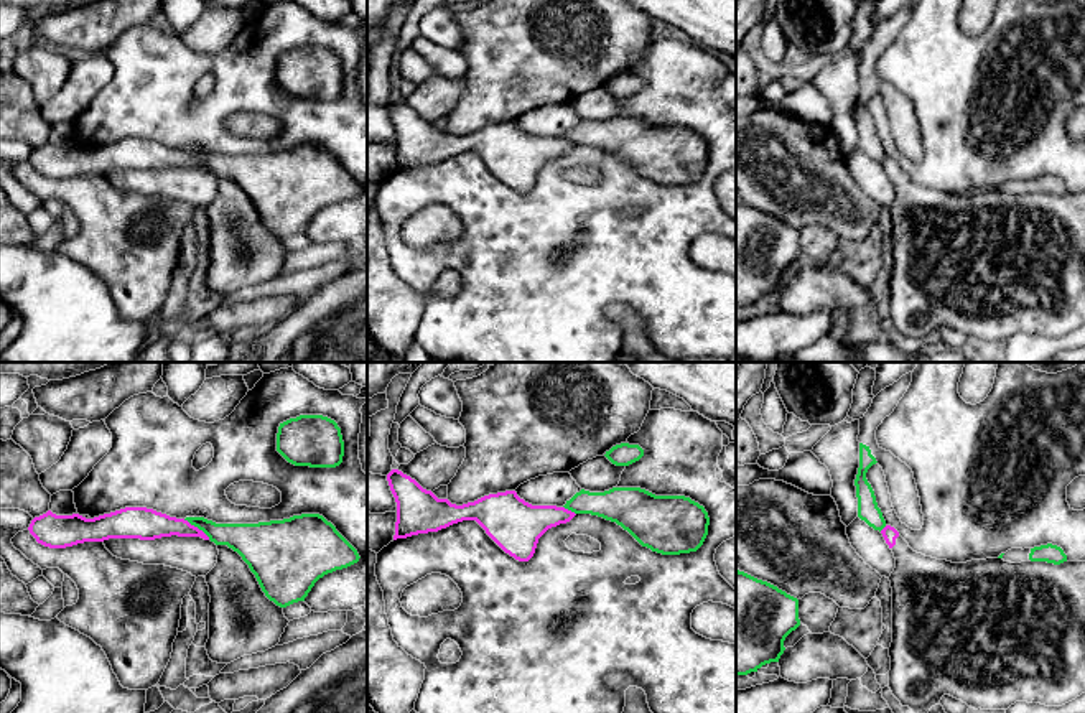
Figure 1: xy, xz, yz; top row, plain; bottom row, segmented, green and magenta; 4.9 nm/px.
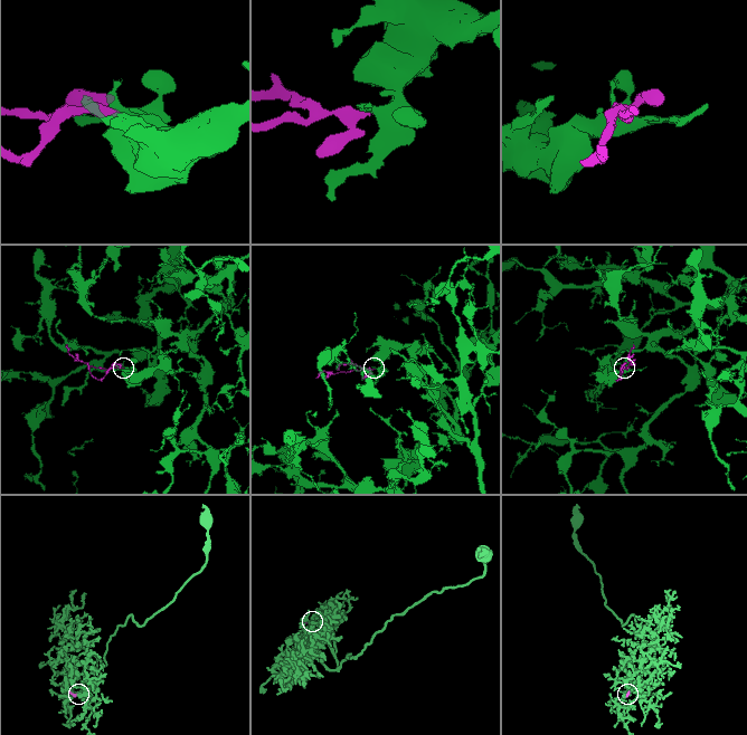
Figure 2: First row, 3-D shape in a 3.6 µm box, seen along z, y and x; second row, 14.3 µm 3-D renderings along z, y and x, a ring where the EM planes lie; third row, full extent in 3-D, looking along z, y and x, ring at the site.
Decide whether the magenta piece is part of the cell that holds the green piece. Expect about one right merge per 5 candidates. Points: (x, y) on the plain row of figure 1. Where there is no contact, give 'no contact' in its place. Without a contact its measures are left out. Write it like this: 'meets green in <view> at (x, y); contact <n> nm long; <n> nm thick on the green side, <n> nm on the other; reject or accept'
meets green in xy at (196, 157); contact 170 nm long; 160 nm thick on the green side, 160 nm on the other; reject

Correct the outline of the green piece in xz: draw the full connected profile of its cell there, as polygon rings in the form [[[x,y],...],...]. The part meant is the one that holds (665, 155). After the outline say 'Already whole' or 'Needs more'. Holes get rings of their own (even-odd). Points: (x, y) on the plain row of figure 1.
[[[640,119],[581,120],[563,138],[616,153],[642,178],[662,186],[696,183],[710,156],[705,138],[690,128],[655,127]]]. Already whole

